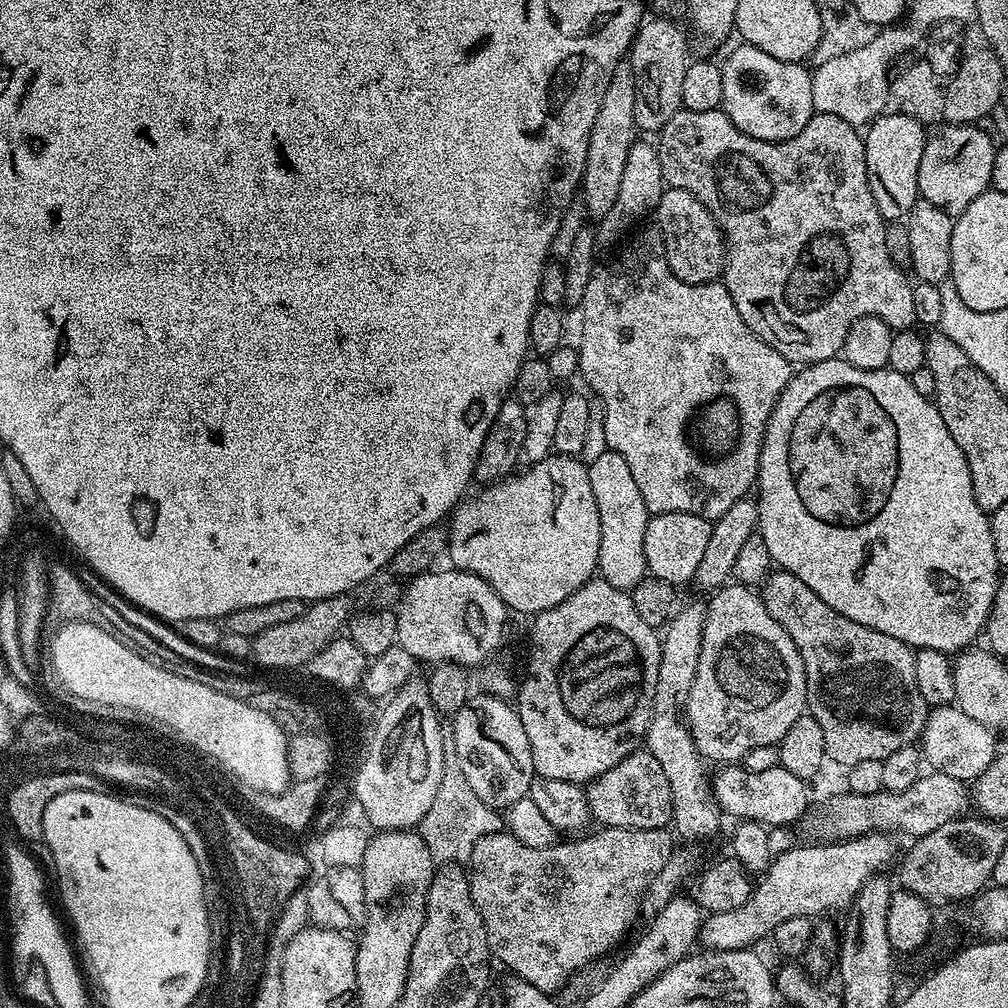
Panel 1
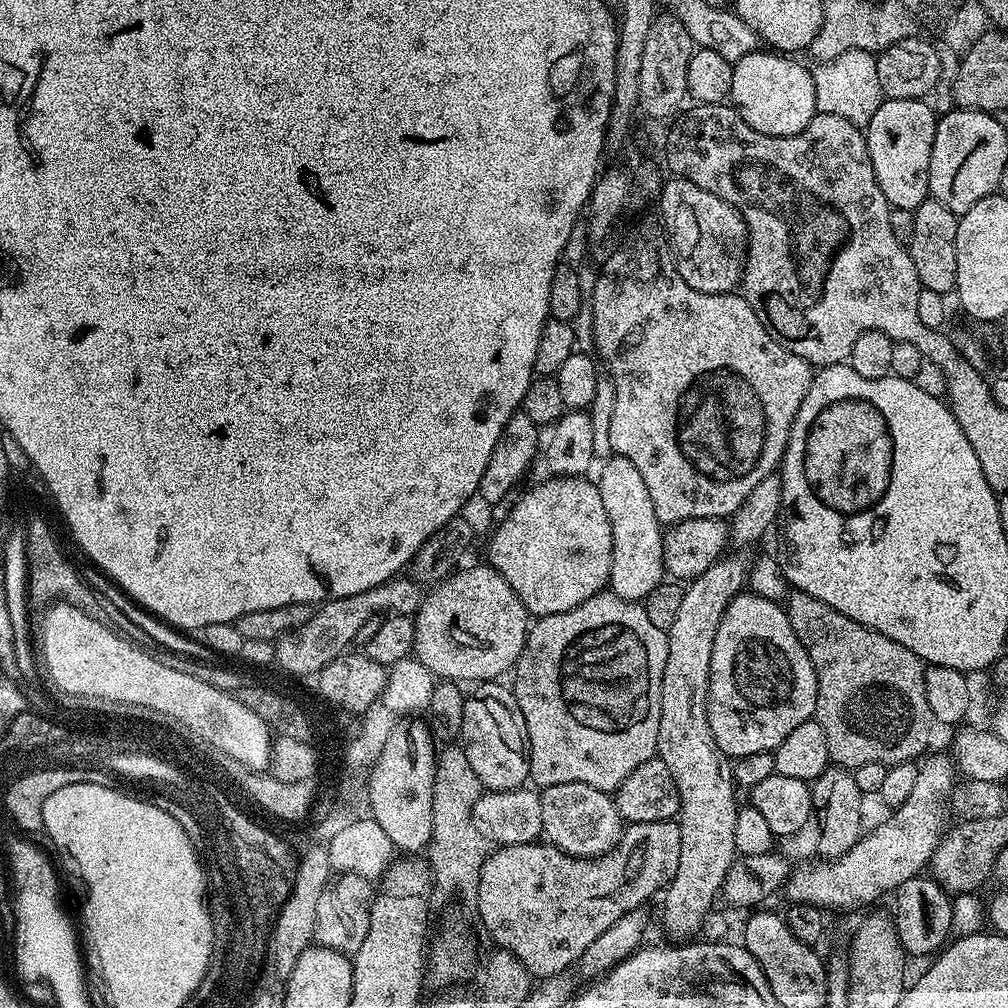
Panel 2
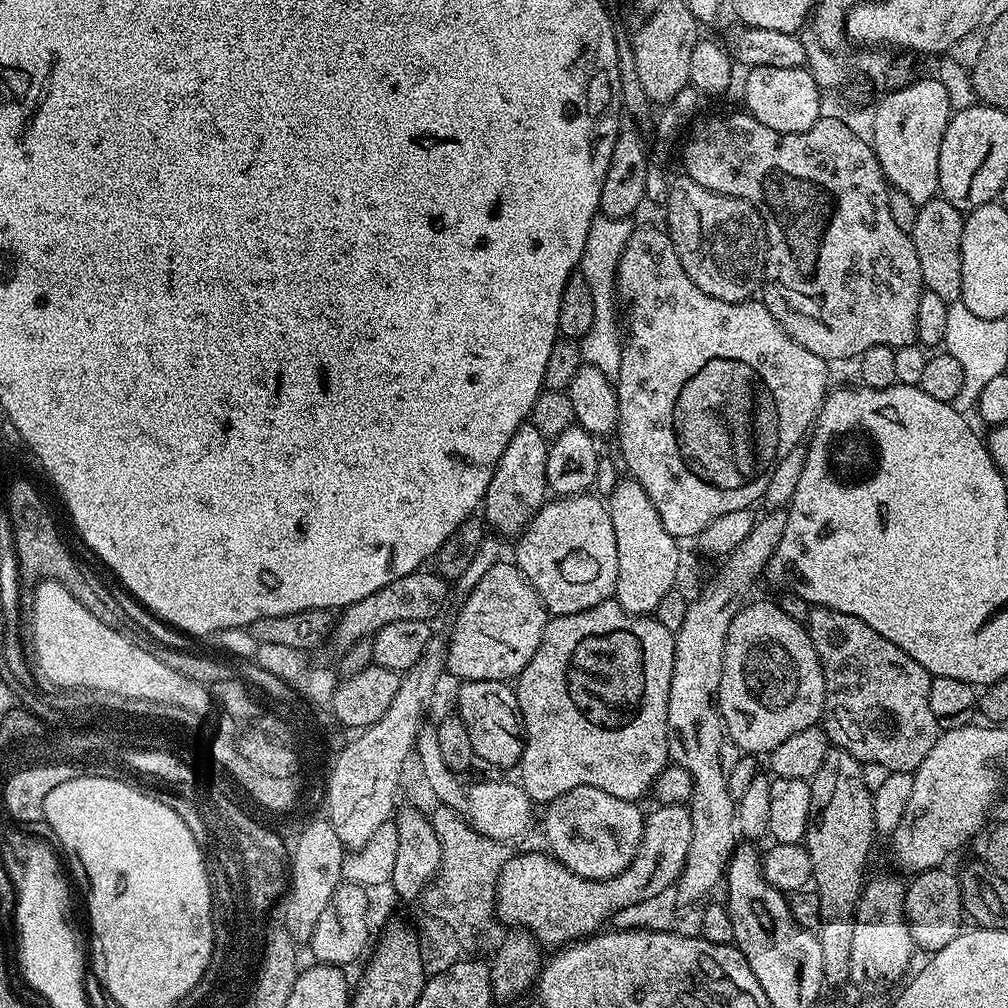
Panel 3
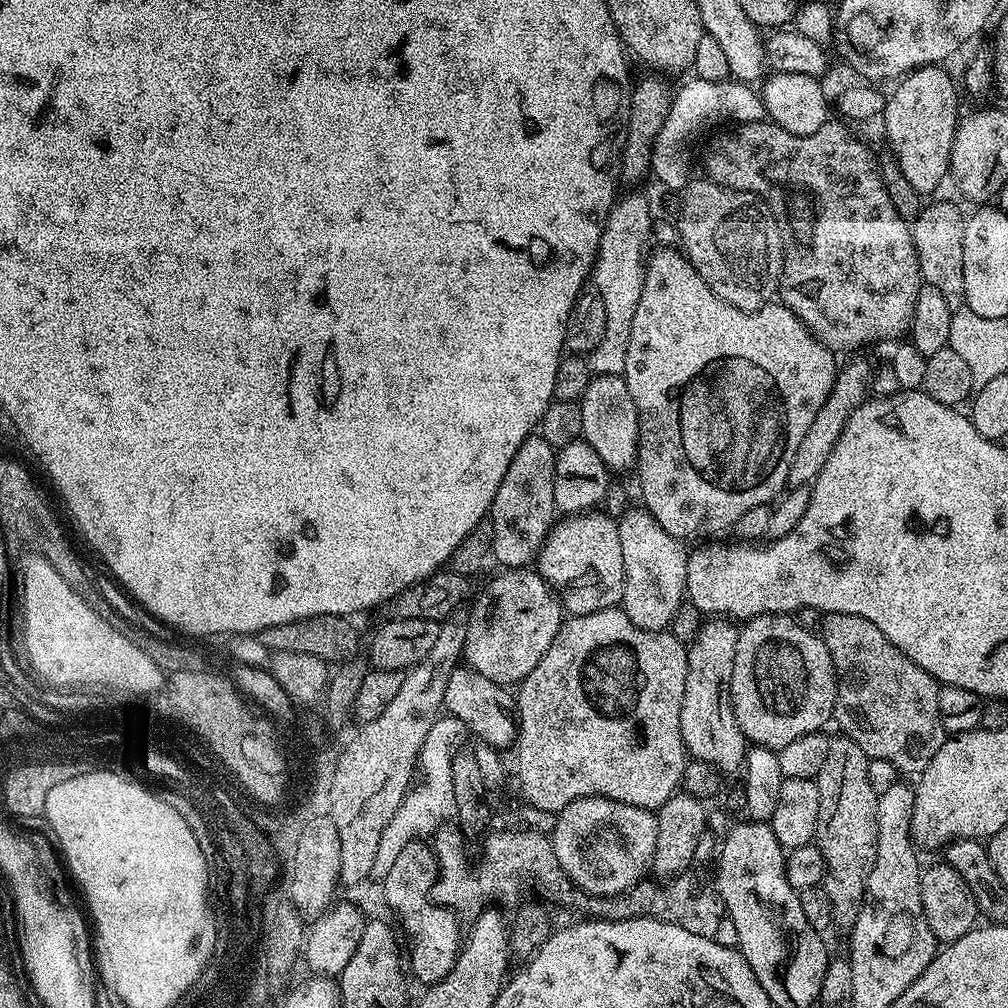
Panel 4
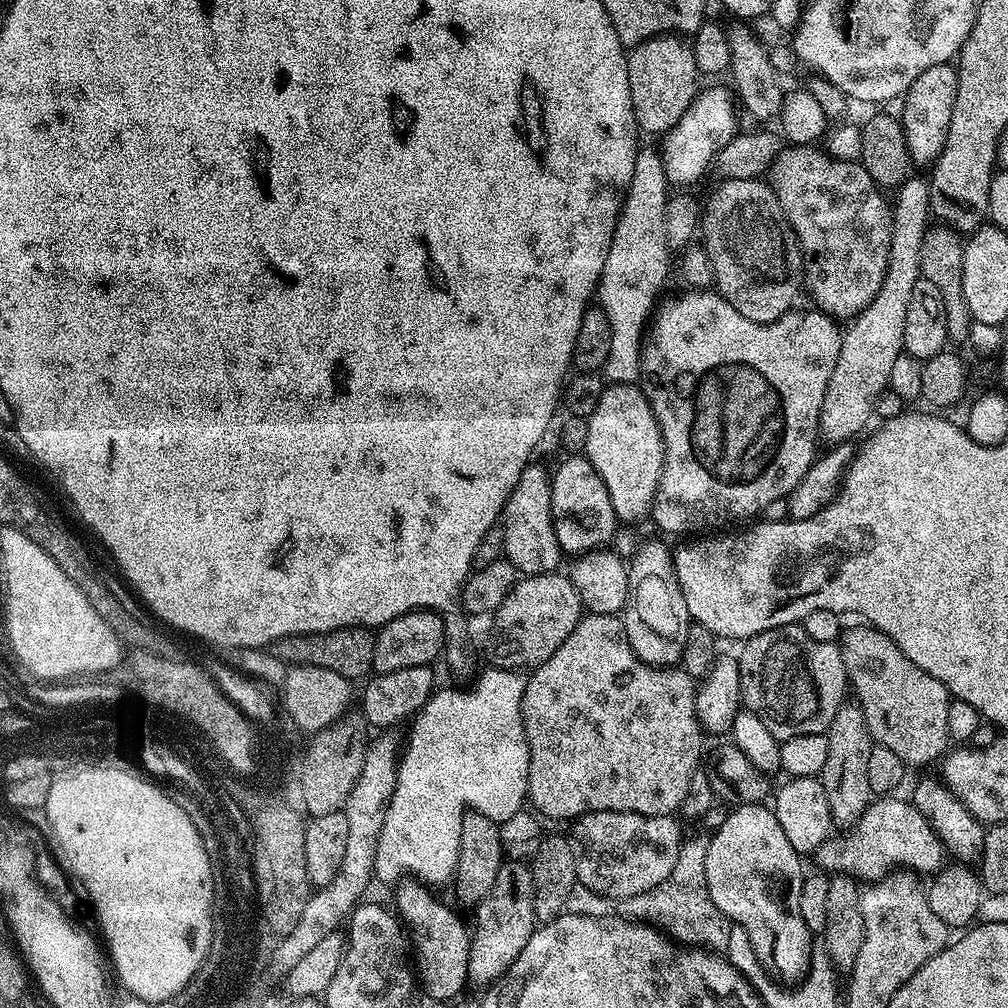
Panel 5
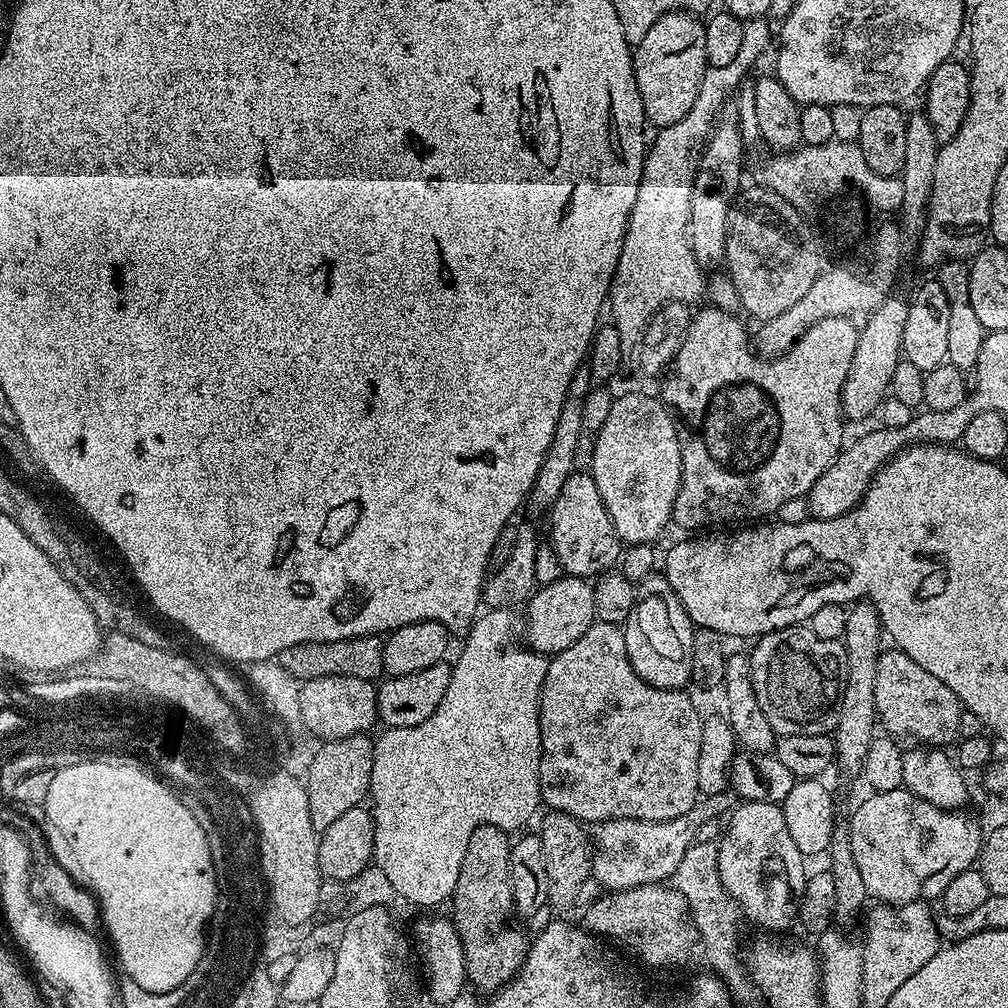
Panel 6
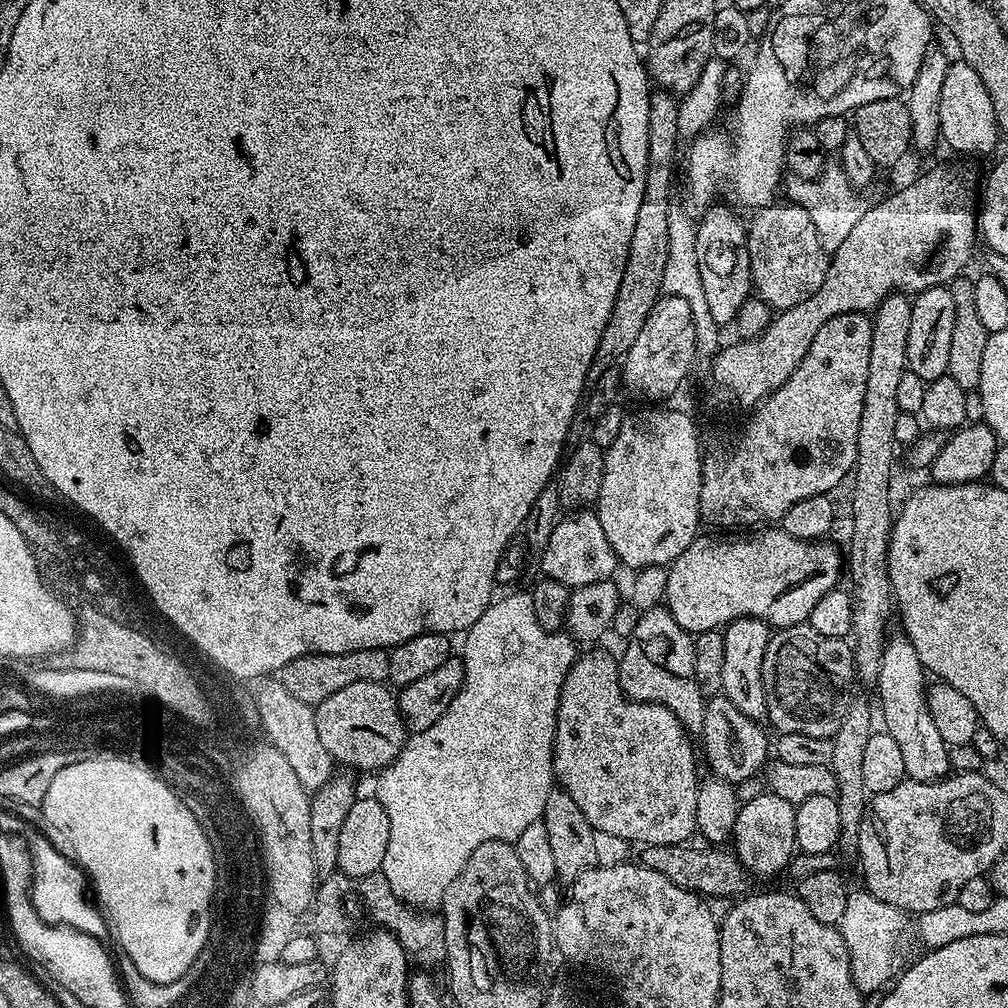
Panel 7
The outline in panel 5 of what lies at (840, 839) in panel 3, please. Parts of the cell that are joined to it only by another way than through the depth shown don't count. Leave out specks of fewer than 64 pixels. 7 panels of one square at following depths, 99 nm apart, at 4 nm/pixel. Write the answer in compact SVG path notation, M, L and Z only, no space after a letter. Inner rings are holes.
M855 702L841 704L838 714L834 714L830 722L826 735L830 742L830 751L826 753L826 766L822 766L818 779L826 790L826 802L829 803L833 825L851 826L859 820L874 799L868 781L868 759L874 741L864 725L860 705Z

